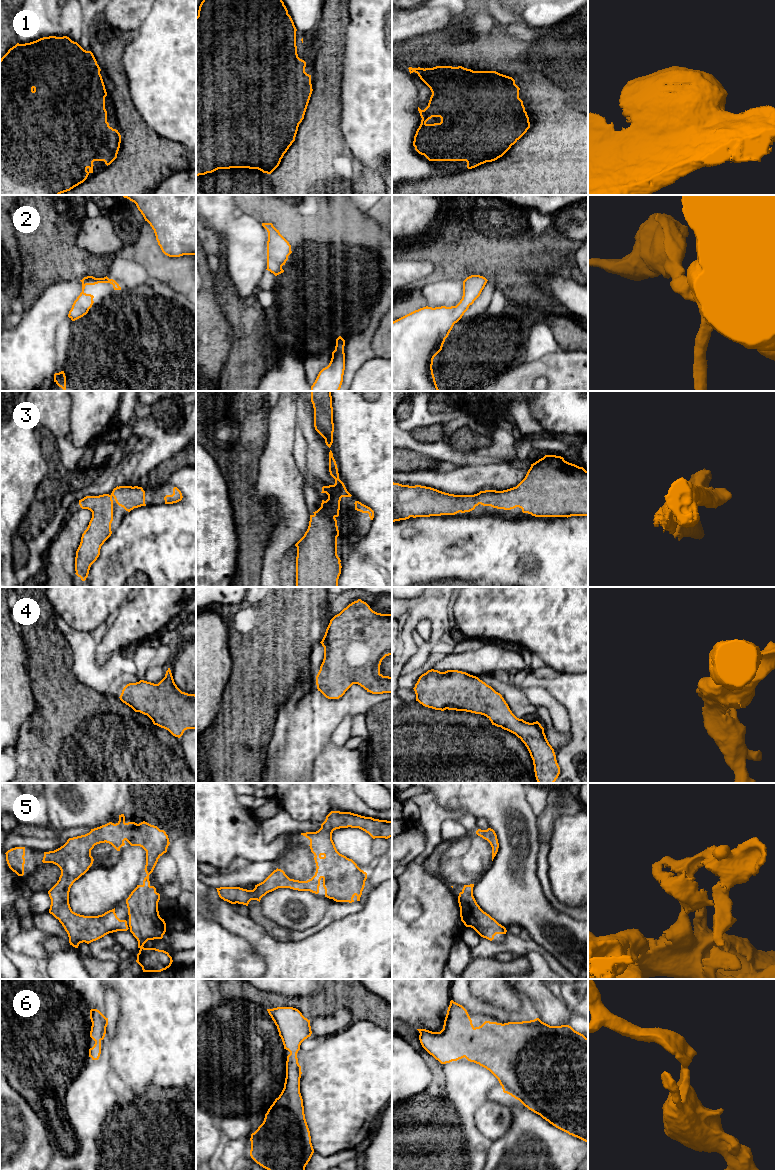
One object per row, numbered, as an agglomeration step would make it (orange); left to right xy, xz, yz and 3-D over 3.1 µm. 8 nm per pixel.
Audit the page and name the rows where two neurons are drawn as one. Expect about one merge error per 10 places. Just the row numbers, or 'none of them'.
none of them

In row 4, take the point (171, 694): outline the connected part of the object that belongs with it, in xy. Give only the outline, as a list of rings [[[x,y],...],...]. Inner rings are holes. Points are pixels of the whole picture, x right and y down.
[[[170,668],[158,684],[144,680],[127,684],[119,698],[135,712],[147,715],[154,725],[168,730],[175,737],[180,738],[187,729],[196,729],[196,695],[182,692],[177,687]]]

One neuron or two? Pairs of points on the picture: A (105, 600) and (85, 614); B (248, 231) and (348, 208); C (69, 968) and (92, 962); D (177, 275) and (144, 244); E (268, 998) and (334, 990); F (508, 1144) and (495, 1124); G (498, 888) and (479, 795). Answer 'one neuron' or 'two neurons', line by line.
A: one neuron
B: two neurons
C: two neurons
D: one neuron
E: one neuron
F: two neurons
G: one neuron

